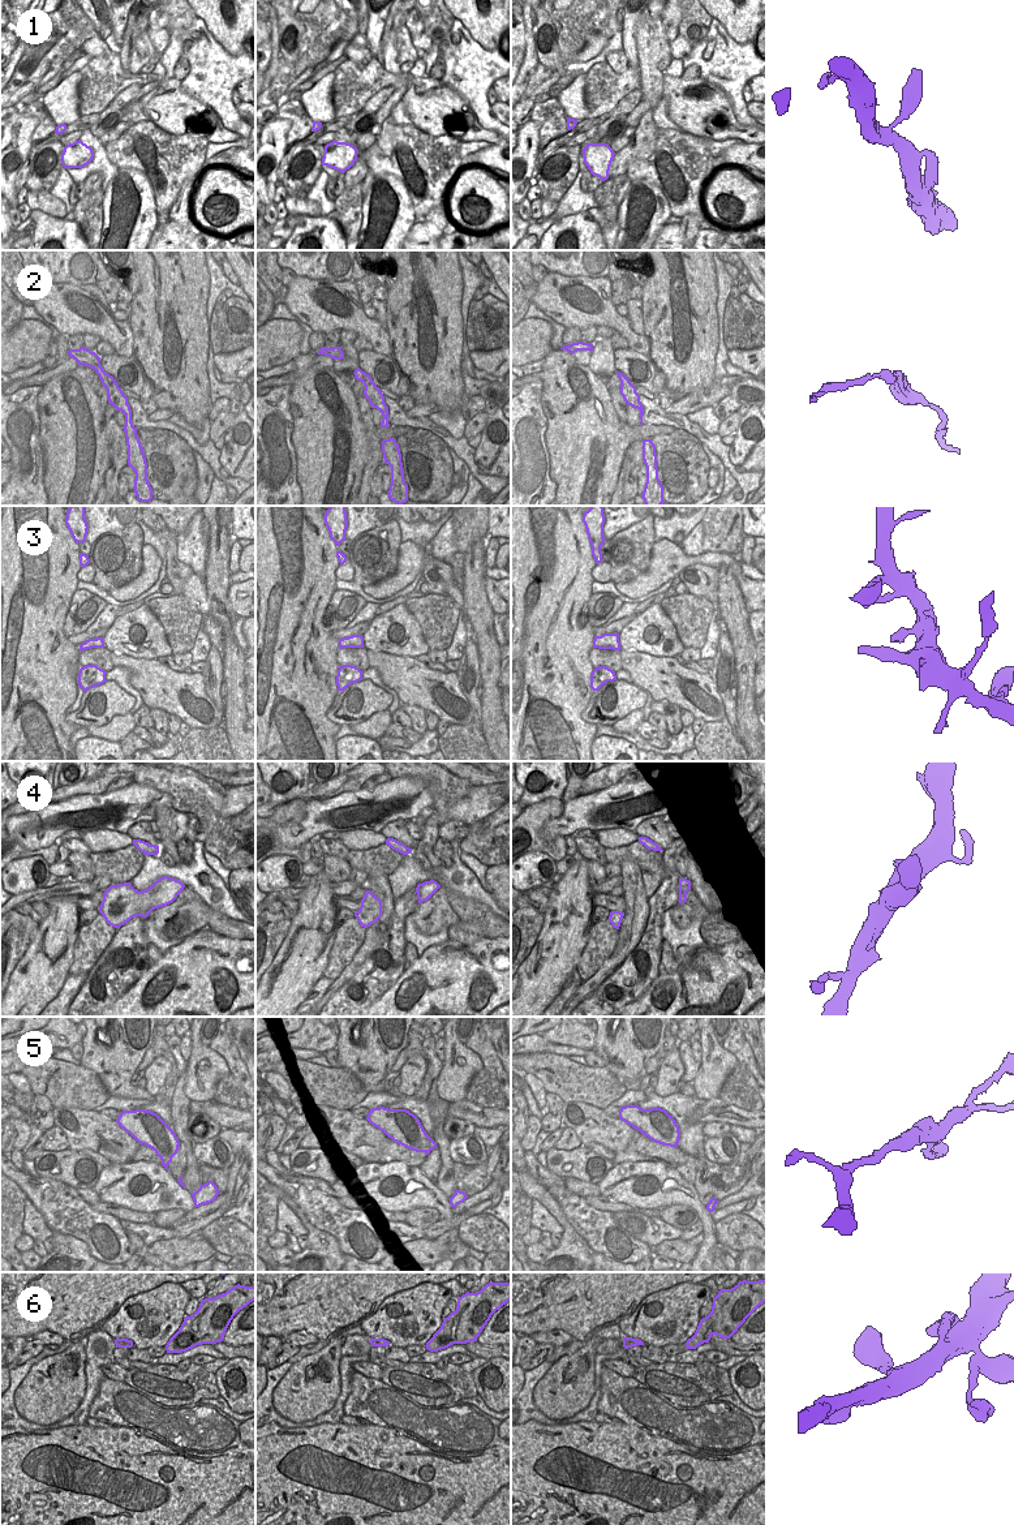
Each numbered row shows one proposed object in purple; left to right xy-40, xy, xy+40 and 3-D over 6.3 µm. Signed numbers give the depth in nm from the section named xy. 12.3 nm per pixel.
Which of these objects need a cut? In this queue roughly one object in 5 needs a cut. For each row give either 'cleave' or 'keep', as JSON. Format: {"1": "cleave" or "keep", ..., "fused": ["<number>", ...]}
{"1": "keep", "2": "keep", "3": "keep", "4": "keep", "5": "keep", "6": "keep", "fused": []}

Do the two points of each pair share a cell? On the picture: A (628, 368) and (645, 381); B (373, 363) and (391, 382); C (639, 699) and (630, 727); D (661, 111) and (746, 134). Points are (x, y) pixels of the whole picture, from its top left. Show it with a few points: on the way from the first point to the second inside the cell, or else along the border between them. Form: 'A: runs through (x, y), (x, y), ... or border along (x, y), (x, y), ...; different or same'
A: runs through (630, 374), (630, 379), (634, 383), (639, 383); same
B: runs through (378, 370), (378, 381), (383, 385); same
C: border along (640, 709), (631, 711), (611, 727); different
D: border along (662, 95), (666, 101), (666, 115), (680, 129); different

